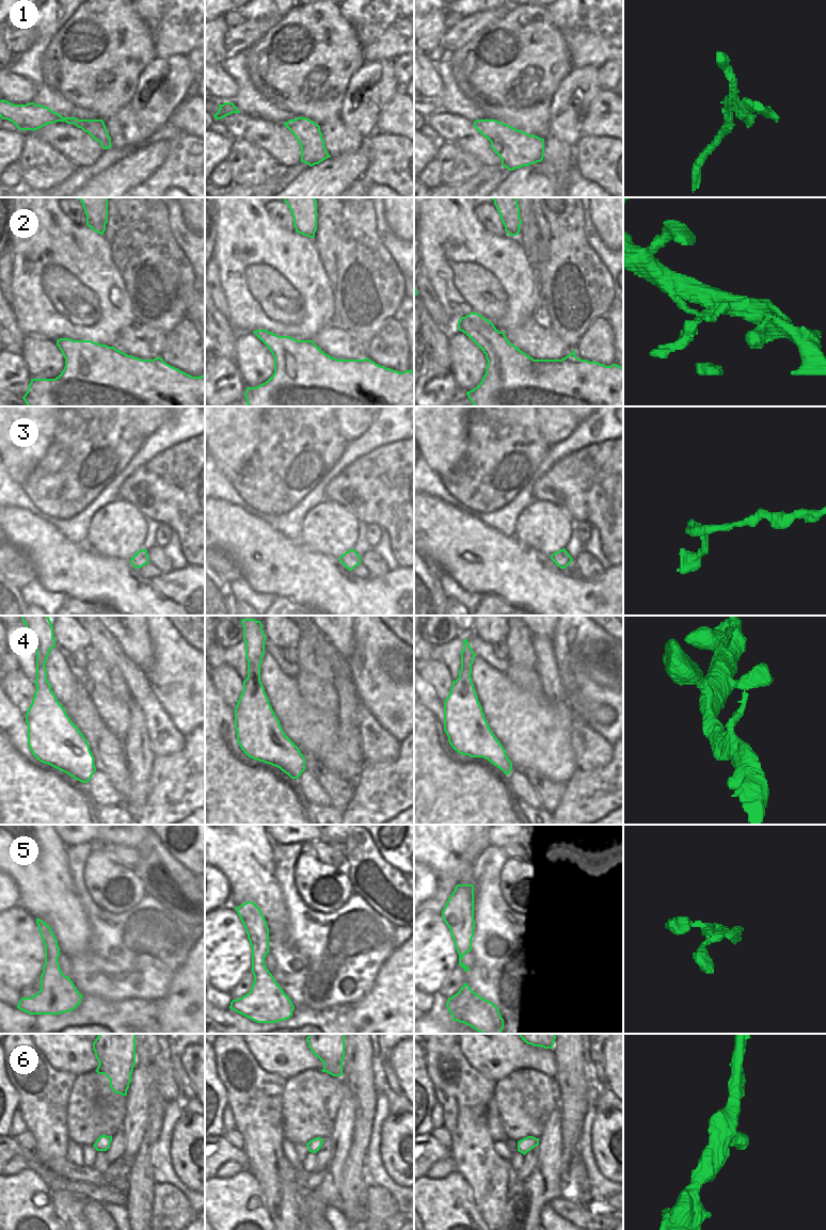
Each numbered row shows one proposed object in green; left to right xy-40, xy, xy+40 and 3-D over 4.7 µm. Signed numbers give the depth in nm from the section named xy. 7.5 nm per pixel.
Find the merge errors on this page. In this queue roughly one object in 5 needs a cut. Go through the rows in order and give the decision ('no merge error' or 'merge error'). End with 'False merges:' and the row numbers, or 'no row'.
1: merge error
2: merge error
3: no merge error
4: no merge error
5: no merge error
6: no merge error
False merges: 1, 2

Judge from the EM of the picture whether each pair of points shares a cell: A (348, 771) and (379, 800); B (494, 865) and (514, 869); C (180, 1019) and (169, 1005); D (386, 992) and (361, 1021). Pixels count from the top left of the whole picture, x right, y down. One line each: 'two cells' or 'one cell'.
A: two cells
B: two cells
C: one cell
D: one cell

